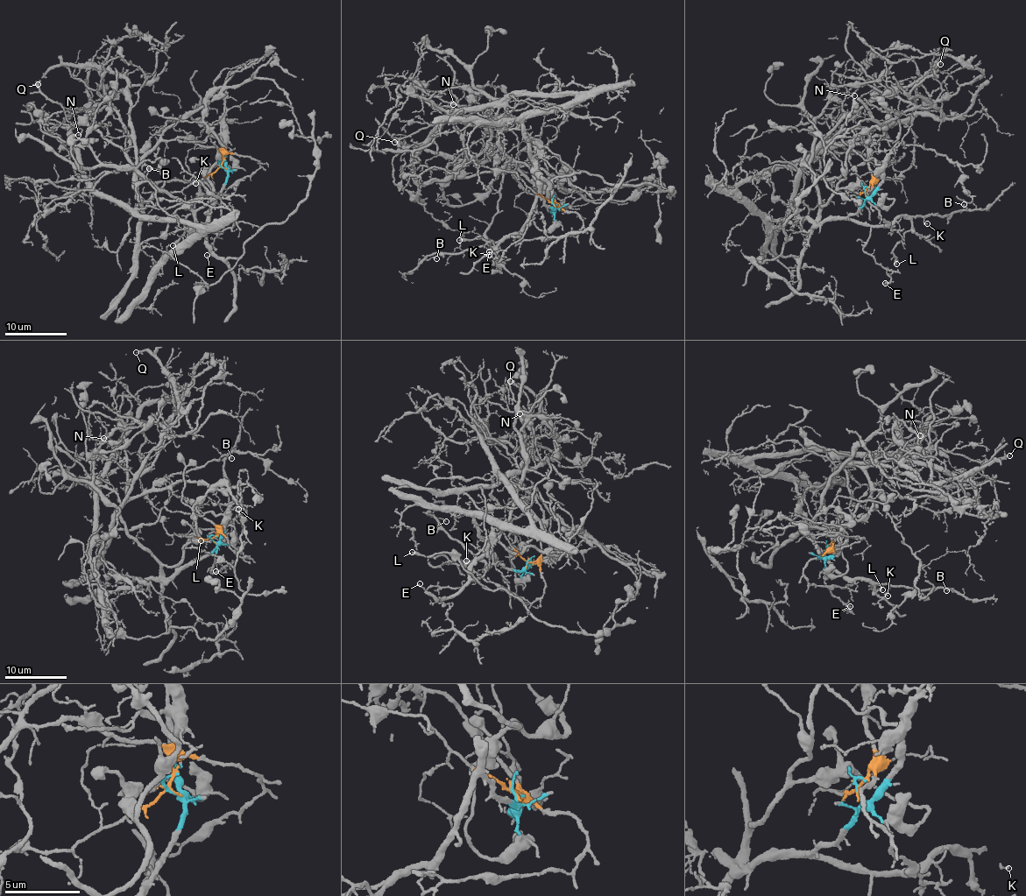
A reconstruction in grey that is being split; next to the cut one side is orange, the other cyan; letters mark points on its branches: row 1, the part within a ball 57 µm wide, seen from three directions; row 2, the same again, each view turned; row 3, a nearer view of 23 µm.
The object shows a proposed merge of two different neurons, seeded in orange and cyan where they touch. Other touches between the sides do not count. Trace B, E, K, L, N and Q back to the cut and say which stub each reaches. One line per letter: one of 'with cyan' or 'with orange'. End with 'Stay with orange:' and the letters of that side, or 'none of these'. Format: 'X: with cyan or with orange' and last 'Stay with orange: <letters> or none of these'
B: with cyan
E: with cyan
K: with cyan
L: with cyan
N: with orange
Q: with orange
Stay with orange: N, Q

